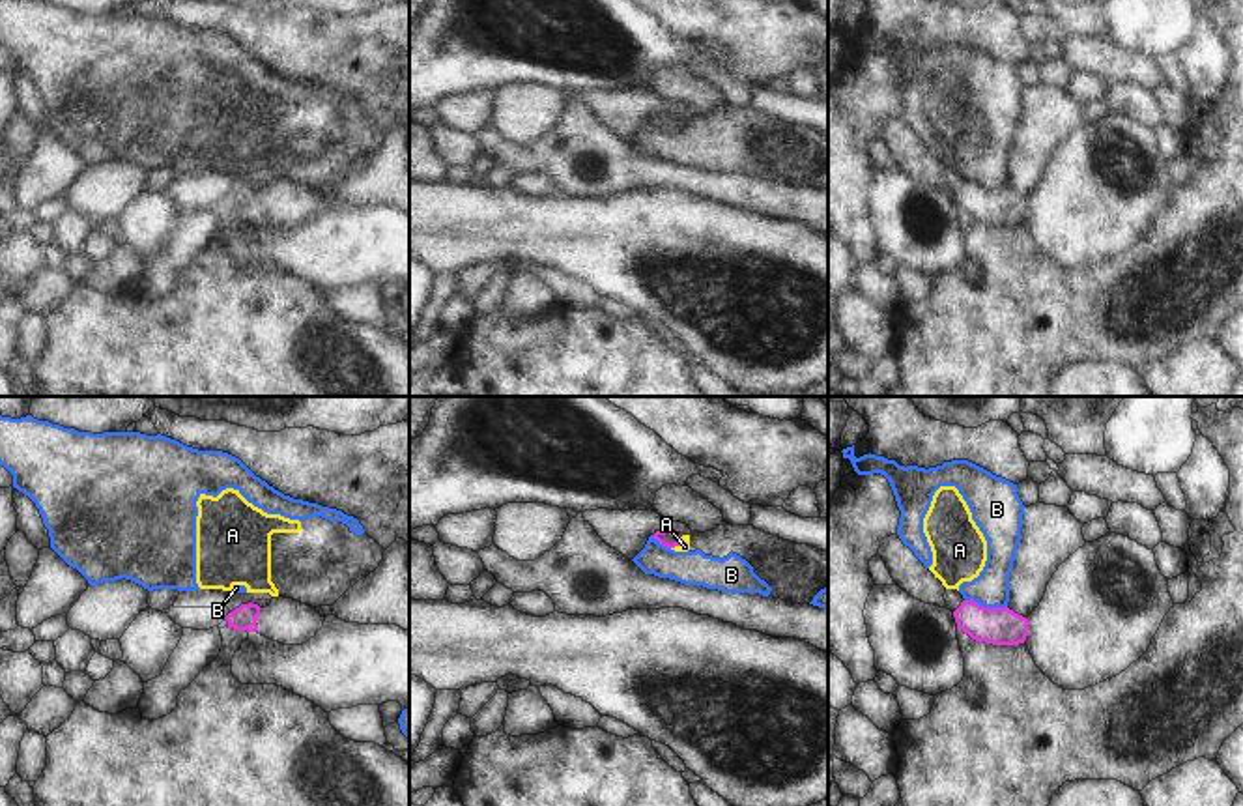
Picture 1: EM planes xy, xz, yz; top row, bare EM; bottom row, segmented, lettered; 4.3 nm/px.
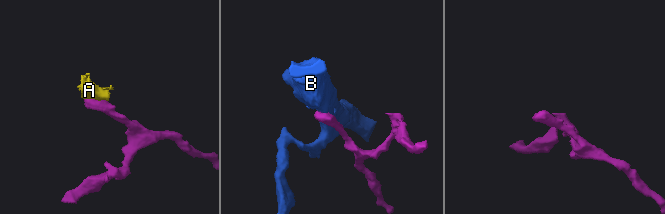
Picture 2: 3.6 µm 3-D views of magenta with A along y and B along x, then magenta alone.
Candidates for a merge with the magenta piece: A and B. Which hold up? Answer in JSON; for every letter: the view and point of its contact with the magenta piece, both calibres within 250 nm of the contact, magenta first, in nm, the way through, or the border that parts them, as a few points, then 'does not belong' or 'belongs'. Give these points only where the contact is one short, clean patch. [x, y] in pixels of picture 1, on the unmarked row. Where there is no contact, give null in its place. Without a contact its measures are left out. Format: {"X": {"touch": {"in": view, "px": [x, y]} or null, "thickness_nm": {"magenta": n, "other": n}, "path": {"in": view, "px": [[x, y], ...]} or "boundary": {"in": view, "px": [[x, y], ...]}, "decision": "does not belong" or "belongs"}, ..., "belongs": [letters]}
{"A": {"touch": {"in": "xz", "px": [679, 126]}, "thickness_nm": {"magenta": 70, "other": 50}, "boundary": {"in": "xz", "px": [[681, 118], [681, 124], [671, 129]]}, "decision": "does not belong"}, "B": {"touch": {"in": "yz", "px": [985, 189]}, "thickness_nm": {"magenta": 160, "other": 160}, "boundary": {"in": "yz", "px": [[965, 180], [984, 187], [1006, 187]]}, "decision": "does not belong"}, "belongs": []}

